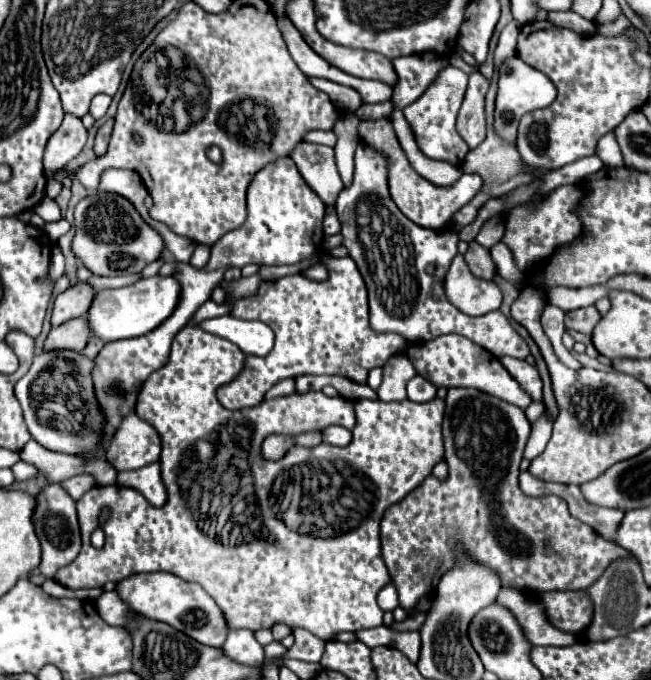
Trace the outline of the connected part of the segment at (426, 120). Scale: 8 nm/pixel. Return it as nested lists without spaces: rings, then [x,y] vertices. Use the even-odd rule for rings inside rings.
[[[447,65],[439,73],[439,77],[433,81],[433,85],[429,85],[429,89],[421,95],[421,99],[413,101],[409,107],[403,109],[403,115],[405,115],[407,123],[409,123],[409,127],[413,129],[417,147],[429,159],[447,161],[447,163],[451,163],[455,167],[459,167],[461,159],[465,159],[469,147],[461,139],[461,135],[455,131],[455,119],[457,119],[457,111],[461,107],[465,91],[467,91],[467,75],[461,69],[457,69],[453,65]],[[457,149],[463,149],[465,153],[459,153]]]

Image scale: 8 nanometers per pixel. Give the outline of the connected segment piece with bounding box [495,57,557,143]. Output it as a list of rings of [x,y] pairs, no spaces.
[[[519,57],[509,59],[501,67],[501,77],[499,77],[499,91],[497,91],[497,103],[495,103],[495,131],[503,139],[509,139],[515,143],[519,119],[533,109],[547,107],[549,103],[553,103],[555,95],[557,95],[557,89],[553,87],[553,83],[549,83],[549,79],[541,71],[525,65]]]

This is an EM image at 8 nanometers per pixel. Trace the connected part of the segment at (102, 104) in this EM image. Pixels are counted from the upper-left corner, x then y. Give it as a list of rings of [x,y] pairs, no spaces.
[[[97,95],[93,101],[91,101],[91,115],[93,115],[93,119],[97,121],[97,119],[101,119],[105,113],[107,113],[107,109],[109,109],[109,103],[111,103],[111,97],[107,97],[107,95]]]

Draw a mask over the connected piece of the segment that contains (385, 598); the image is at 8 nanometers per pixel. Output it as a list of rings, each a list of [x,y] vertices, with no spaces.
[[[387,585],[379,591],[377,595],[377,601],[379,601],[379,607],[383,611],[393,611],[397,605],[399,605],[399,599],[397,599],[397,591],[395,591],[395,585]]]

